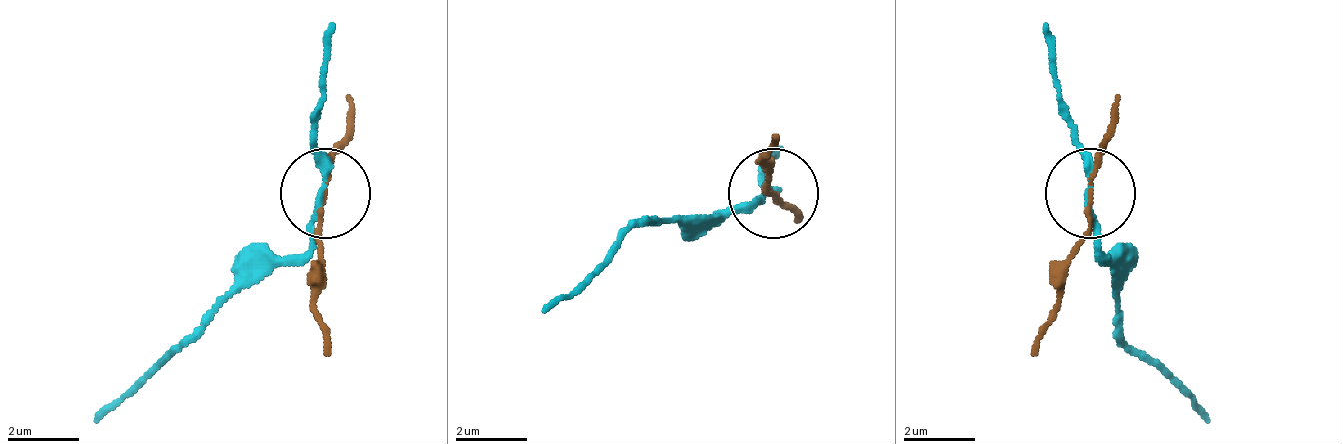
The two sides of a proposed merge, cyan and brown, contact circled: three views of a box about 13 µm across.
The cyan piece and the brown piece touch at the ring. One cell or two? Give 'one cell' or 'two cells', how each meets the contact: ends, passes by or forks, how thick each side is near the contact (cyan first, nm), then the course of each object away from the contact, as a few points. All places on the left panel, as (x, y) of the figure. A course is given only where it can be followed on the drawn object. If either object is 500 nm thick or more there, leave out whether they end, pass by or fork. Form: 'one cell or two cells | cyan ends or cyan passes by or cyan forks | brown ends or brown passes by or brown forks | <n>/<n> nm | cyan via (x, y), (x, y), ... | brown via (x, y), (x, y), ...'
two cells | cyan passes by | brown passes by | 190/110 nm | cyan via (327, 191), (300, 254), (273, 254), (192, 335), (93, 425) | brown via (327, 191), (318, 236), (327, 353)

